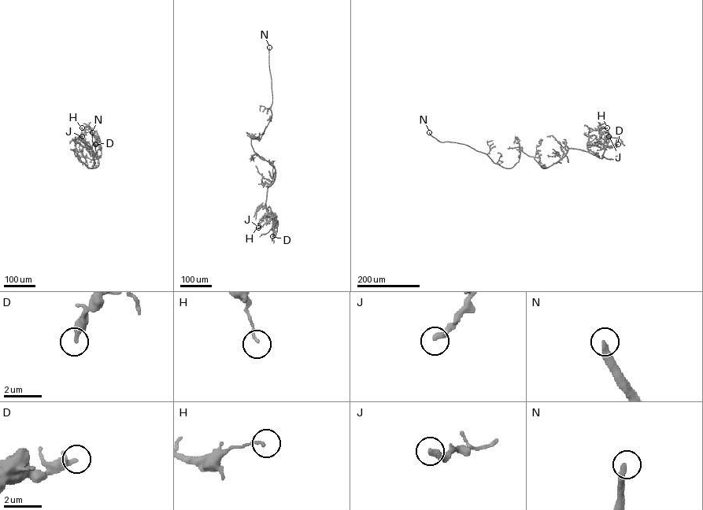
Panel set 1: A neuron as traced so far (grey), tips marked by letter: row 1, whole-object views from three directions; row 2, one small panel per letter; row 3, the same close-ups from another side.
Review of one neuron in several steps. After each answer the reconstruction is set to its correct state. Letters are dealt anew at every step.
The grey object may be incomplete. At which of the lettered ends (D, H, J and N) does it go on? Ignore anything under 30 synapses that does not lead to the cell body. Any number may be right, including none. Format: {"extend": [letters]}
{"extend": ["N"]}

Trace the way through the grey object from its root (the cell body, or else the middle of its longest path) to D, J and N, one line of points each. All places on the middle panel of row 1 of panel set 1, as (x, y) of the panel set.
D: (260, 157), (275, 171), (264, 205), (278, 221), (277, 226), (275, 221), (273, 223), (272, 236)
J: (260, 157), (275, 170), (275, 180), (268, 188), (264, 206), (278, 224), (276, 227), (271, 218), (258, 227)
N: (260, 157), (253, 151), (251, 140), (263, 132), (271, 116), (269, 47)

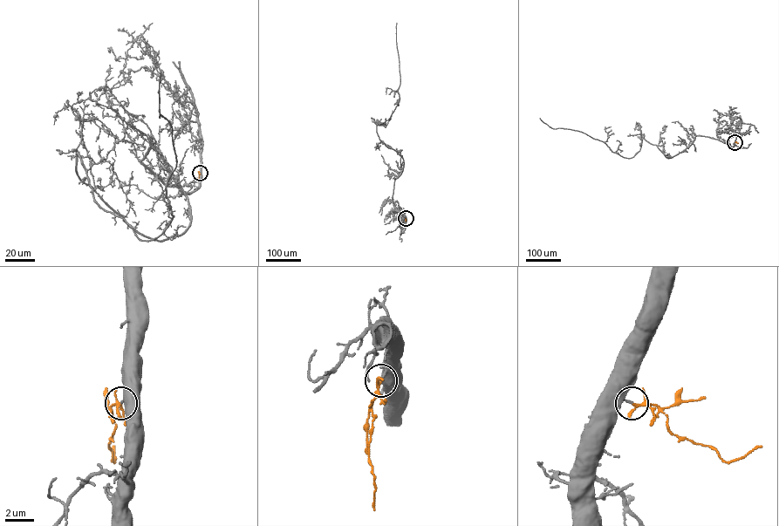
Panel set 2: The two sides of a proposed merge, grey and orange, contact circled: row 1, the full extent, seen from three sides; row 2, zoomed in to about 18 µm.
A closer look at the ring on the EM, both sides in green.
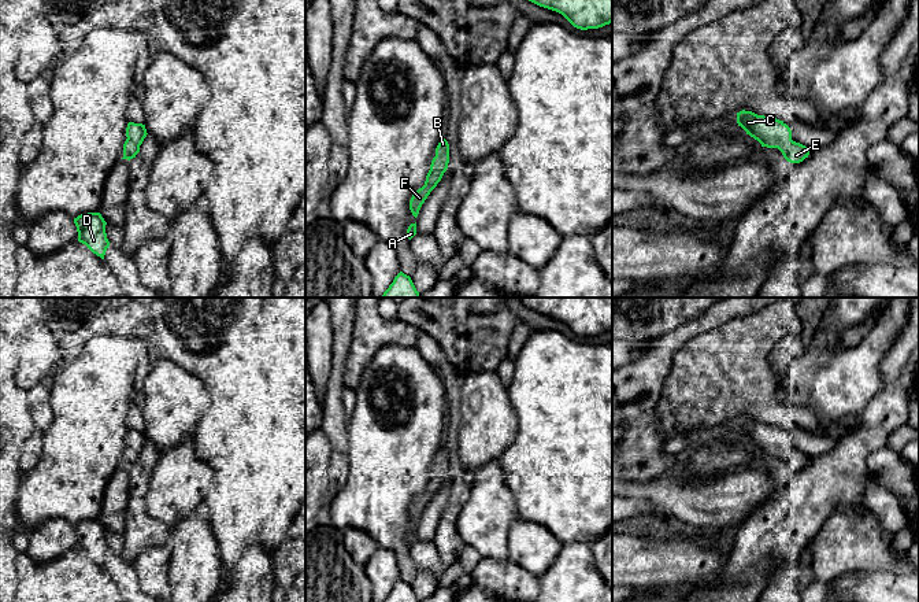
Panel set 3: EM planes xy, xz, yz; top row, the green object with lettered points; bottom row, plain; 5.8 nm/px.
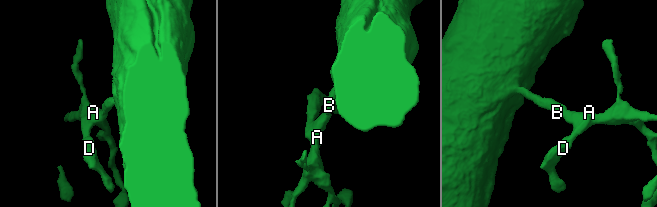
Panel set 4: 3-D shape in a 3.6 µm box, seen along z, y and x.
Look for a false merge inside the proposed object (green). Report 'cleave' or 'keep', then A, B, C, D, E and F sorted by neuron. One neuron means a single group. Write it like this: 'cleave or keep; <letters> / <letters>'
keep; A B C D E F

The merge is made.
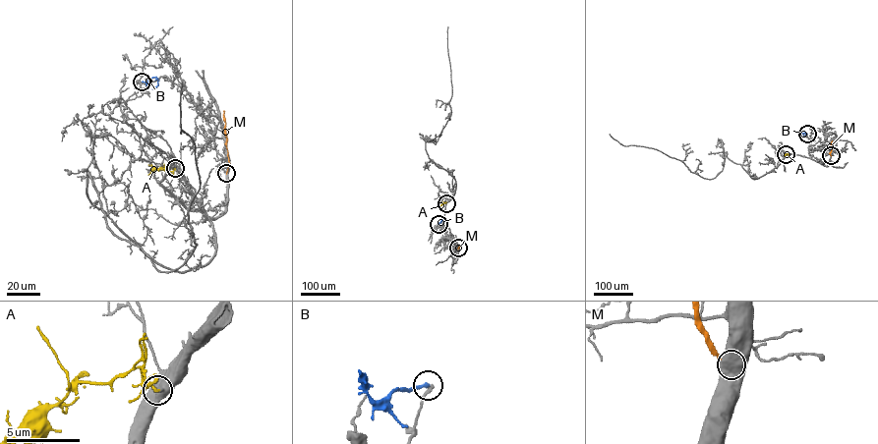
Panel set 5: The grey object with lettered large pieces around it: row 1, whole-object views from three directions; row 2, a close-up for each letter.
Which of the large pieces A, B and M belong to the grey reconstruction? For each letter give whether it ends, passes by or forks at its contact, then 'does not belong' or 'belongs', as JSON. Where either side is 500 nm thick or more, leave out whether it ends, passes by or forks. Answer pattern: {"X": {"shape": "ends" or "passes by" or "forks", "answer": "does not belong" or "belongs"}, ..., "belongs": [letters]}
{"A": {"shape": "ends", "answer": "belongs"}, "B": {"shape": "ends", "answer": "does not belong"}, "M": {"answer": "does not belong"}, "belongs": ["A"]}

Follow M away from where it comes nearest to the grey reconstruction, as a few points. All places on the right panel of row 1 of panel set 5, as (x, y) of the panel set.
M: (831, 155), (832, 140)

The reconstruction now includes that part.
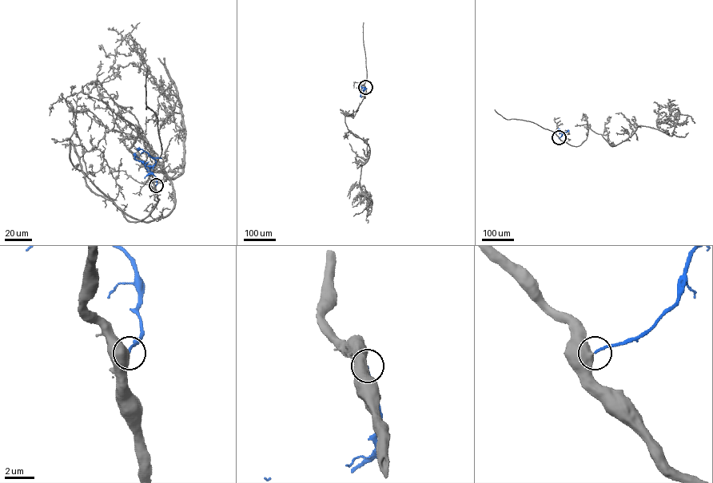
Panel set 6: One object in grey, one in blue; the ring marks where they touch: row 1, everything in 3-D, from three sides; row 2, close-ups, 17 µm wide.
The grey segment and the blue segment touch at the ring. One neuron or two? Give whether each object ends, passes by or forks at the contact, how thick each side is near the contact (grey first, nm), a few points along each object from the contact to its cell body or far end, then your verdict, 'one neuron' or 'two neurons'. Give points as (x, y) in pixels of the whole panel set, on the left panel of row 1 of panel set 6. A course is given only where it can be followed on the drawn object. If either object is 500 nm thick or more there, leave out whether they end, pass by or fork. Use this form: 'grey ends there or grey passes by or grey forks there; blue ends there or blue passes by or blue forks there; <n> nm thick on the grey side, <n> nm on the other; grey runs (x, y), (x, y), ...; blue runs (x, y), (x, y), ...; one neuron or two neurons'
600 nm thick on the grey side, 130 nm on the other; grey runs (155, 186), (129, 221), (71, 162), (173, 208), (129, 148), (177, 176), (179, 100), (101, 47); blue runs (156, 186), (156, 177), (149, 167), (156, 161), (141, 149), (136, 148); one neuron

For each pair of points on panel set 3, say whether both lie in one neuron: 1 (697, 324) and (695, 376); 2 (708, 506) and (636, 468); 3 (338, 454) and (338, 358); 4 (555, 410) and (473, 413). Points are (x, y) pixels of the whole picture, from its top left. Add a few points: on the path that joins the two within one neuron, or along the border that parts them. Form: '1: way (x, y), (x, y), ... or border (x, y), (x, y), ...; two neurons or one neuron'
1: border (727, 321), (693, 335), (673, 354); two neurons
2: border (674, 471), (643, 482), (626, 480); two neurons
3: way (336, 431), (336, 381); one neuron
4: border (506, 387), (517, 417), (517, 435), (511, 443); two neurons

